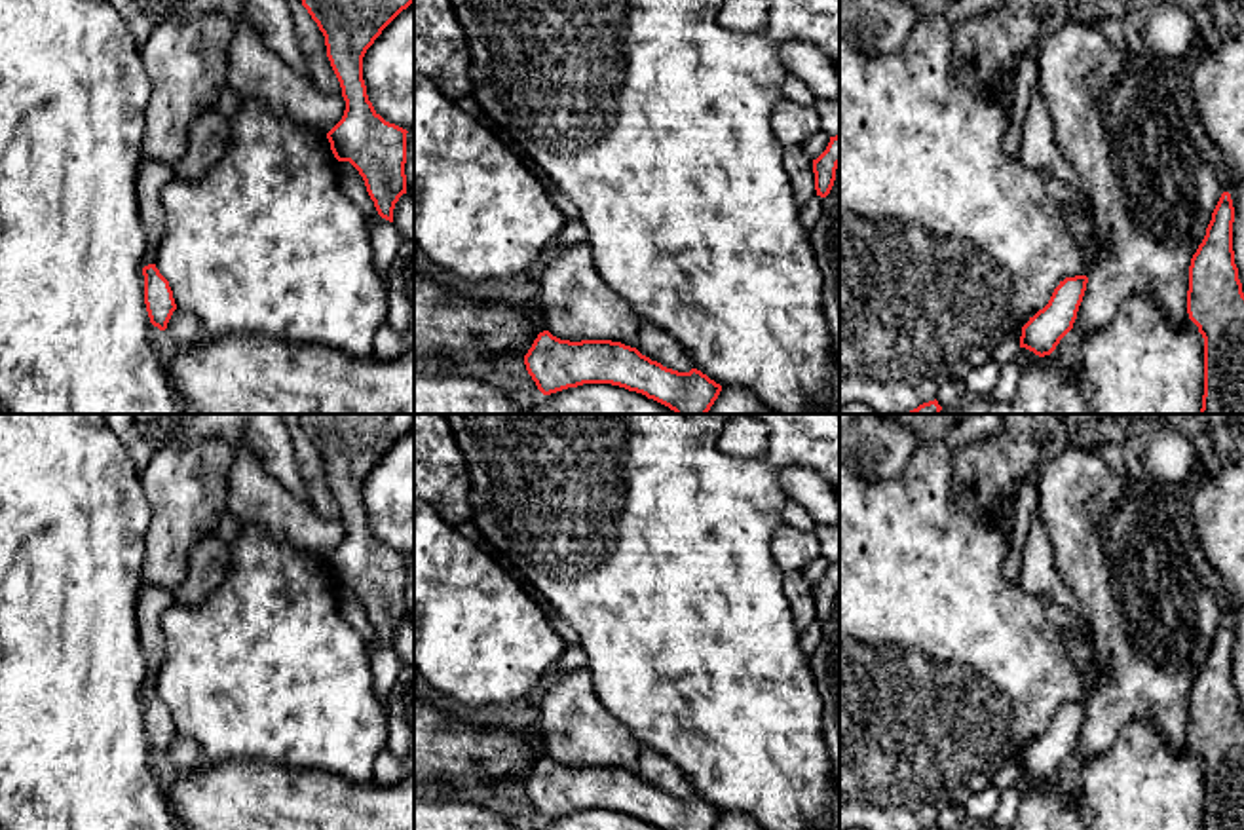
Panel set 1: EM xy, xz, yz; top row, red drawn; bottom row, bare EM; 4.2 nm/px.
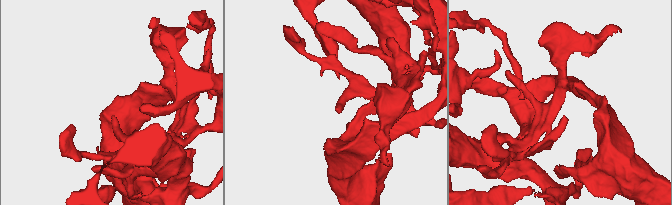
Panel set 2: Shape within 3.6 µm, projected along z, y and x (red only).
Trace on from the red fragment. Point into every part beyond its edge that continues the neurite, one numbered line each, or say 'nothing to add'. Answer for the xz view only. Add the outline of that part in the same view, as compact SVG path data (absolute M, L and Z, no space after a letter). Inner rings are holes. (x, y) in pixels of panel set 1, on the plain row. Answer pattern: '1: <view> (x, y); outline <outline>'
nothing to add

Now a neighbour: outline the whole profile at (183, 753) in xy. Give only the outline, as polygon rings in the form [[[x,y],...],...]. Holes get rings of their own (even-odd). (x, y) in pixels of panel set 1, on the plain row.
[[[179,735],[173,737],[165,758],[177,771],[196,769],[205,764],[201,748],[194,741]]]

